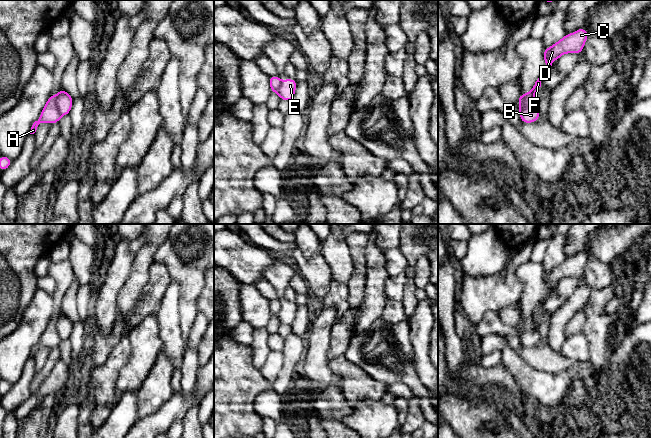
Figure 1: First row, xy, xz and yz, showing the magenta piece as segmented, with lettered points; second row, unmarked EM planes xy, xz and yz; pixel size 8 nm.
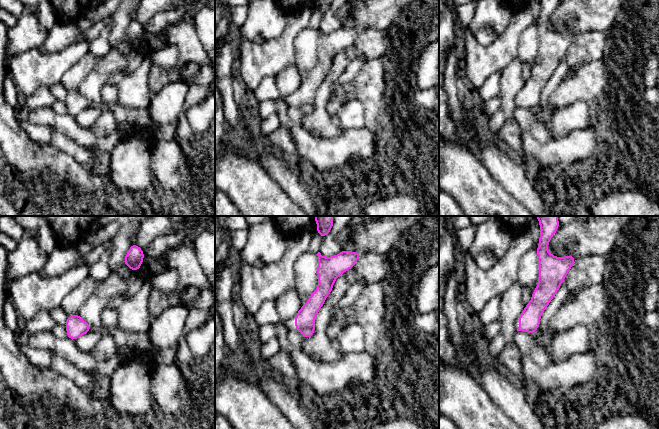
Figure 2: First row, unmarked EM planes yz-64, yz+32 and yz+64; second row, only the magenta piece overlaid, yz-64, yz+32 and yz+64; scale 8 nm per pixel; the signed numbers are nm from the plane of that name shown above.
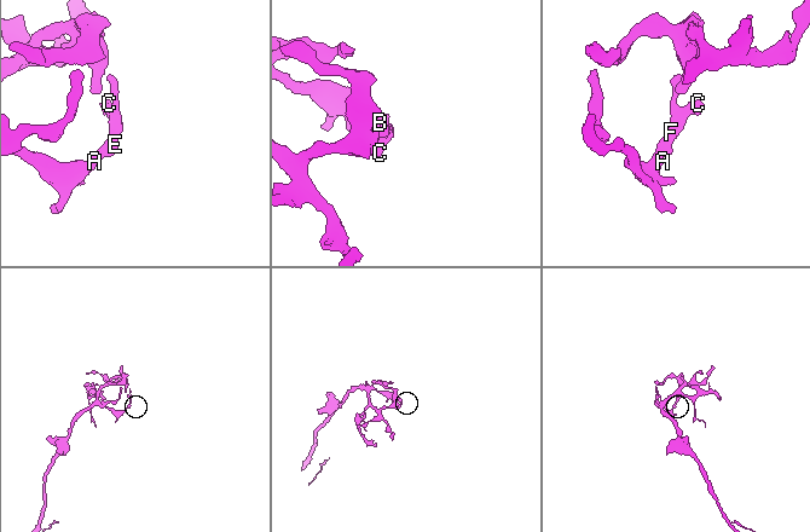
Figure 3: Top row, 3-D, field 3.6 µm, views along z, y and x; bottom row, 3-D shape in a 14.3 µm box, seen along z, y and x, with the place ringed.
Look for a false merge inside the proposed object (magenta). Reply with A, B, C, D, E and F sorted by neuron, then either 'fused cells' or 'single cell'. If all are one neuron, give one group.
groups A B / C D E F; fused cells

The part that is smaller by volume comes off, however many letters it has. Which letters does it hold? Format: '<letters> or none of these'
C, D, E, F

